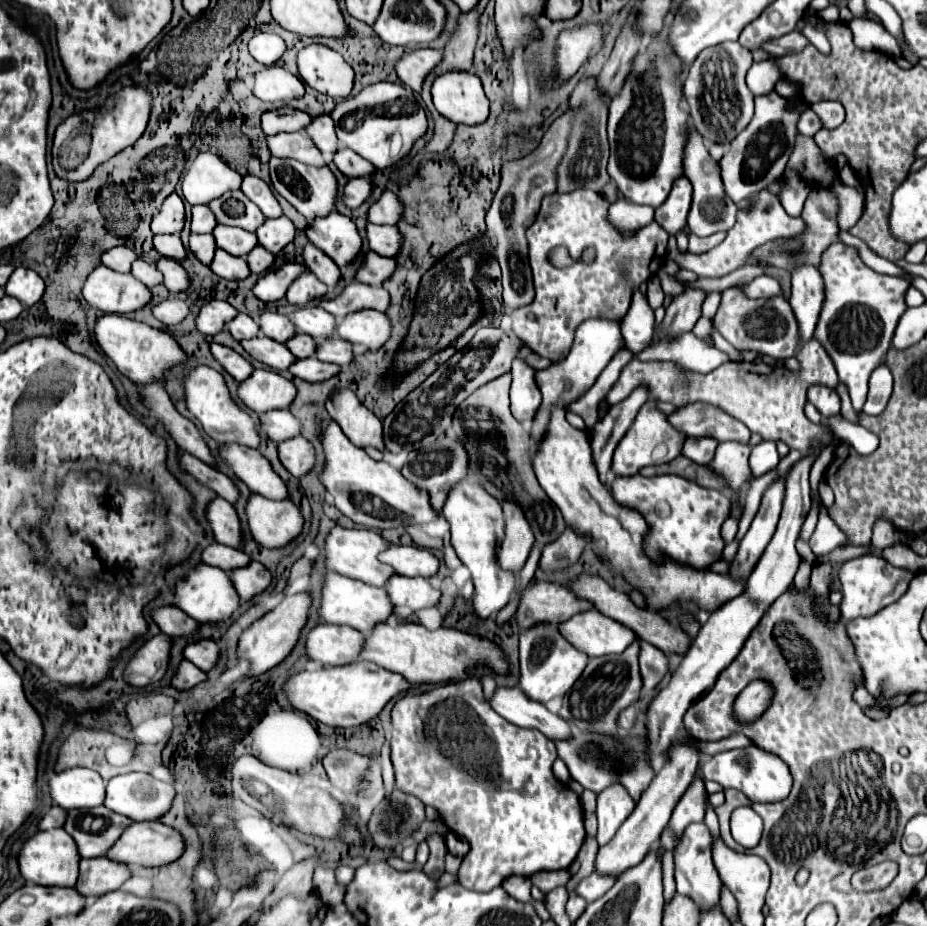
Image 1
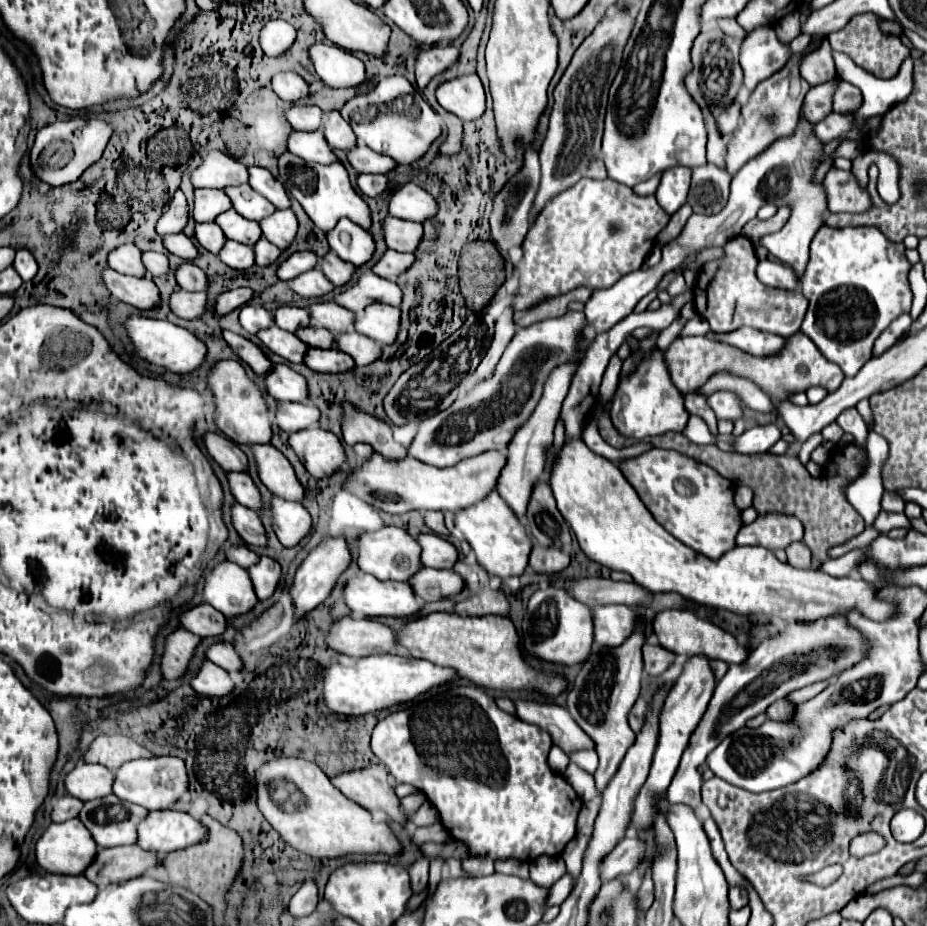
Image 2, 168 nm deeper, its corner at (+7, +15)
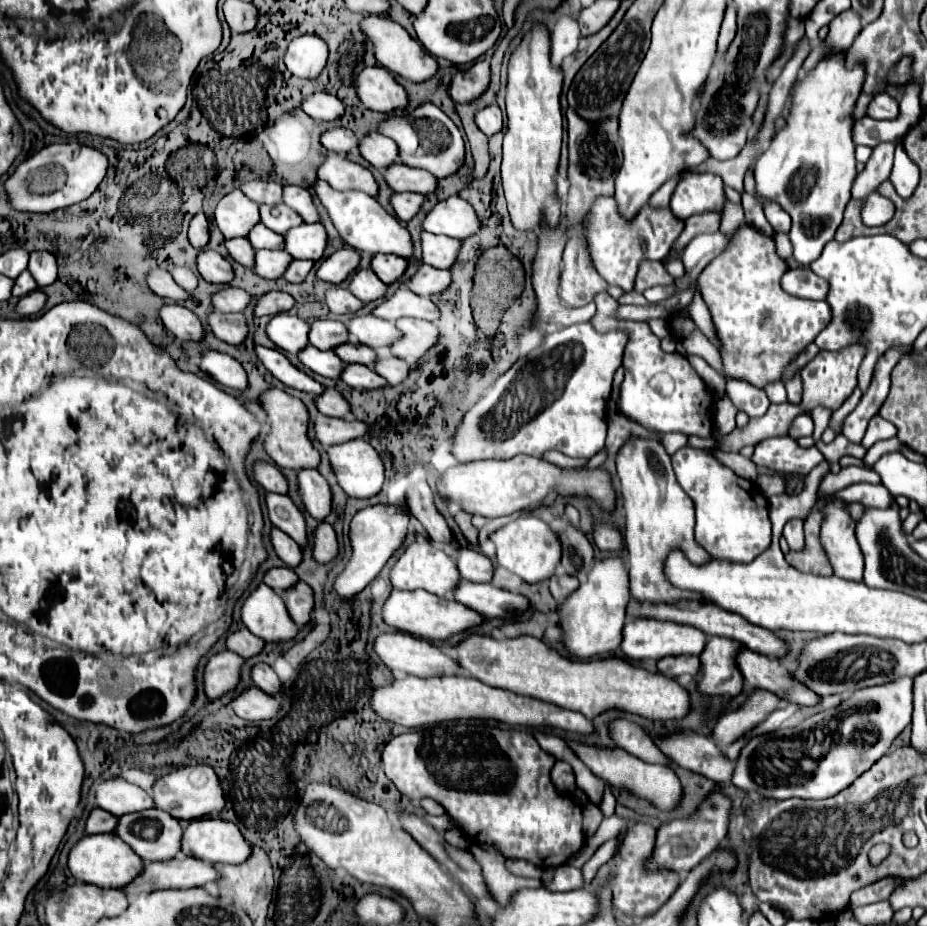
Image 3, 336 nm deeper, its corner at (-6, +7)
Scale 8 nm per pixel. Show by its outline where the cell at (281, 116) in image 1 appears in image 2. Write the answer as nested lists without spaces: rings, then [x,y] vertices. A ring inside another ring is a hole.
[[[292,105],[286,111],[286,119],[296,131],[316,131],[322,127],[322,111],[314,105]]]

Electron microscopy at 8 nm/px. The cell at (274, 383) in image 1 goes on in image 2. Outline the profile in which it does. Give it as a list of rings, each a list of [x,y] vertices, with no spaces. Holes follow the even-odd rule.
[[[274,365],[274,371],[266,375],[266,387],[278,401],[306,401],[306,379],[288,365]]]

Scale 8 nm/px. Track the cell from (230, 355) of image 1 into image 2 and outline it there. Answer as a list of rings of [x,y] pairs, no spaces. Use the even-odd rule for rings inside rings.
[[[224,331],[224,339],[240,355],[240,359],[246,361],[254,369],[254,373],[264,375],[264,373],[270,373],[270,369],[274,367],[272,361],[264,355],[264,351],[250,339],[244,339],[242,335],[236,335],[232,331]]]

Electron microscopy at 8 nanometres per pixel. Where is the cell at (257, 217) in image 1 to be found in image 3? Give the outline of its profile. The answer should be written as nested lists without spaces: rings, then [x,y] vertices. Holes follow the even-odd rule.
[[[283,203],[259,205],[259,213],[261,213],[261,223],[279,235],[283,235],[283,233],[287,233],[287,229],[303,223],[303,219]]]

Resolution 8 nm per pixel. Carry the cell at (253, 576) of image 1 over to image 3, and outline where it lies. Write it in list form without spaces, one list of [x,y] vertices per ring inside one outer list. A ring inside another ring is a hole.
[[[297,581],[293,587],[283,591],[283,601],[287,607],[287,613],[297,625],[305,625],[313,615],[313,591],[307,583]]]

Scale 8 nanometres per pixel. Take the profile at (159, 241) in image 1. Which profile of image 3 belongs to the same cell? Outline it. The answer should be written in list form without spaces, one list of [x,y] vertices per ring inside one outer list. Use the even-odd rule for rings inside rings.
[[[209,249],[199,251],[197,269],[205,281],[215,283],[215,285],[227,285],[233,277],[229,261],[221,257],[217,251],[209,251]]]

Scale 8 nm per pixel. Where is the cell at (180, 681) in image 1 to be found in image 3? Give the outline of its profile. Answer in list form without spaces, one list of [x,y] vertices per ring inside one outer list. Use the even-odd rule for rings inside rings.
[[[255,685],[235,691],[235,695],[229,699],[229,707],[247,721],[259,721],[259,719],[271,719],[279,711],[279,703],[273,699],[273,695],[257,689]]]

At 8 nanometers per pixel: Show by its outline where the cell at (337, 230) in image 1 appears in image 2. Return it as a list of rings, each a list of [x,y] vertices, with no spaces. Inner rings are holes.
[[[340,219],[338,225],[326,233],[332,251],[336,251],[344,261],[362,267],[374,255],[374,239],[360,225],[354,225],[348,219]]]

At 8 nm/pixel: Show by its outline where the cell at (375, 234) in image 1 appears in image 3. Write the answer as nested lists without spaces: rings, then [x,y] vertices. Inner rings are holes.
[[[421,231],[421,247],[423,247],[423,263],[429,263],[437,269],[449,269],[457,257],[459,239]]]

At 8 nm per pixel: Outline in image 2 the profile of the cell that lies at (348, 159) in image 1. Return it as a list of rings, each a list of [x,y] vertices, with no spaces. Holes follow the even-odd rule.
[[[358,145],[352,151],[348,151],[348,161],[358,173],[382,173],[388,175],[398,167],[398,163],[392,157],[386,157],[382,153],[372,151],[366,145]]]

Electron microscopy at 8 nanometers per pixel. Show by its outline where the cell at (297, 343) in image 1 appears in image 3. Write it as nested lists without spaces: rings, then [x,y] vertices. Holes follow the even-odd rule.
[[[341,343],[333,349],[333,353],[343,361],[343,363],[363,363],[363,365],[373,365],[375,361],[375,351],[367,349],[359,343]]]

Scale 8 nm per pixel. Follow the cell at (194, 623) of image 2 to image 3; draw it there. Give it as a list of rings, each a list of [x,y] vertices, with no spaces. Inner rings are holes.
[[[241,627],[241,629],[233,631],[233,633],[229,633],[227,639],[225,639],[225,647],[229,651],[241,655],[243,659],[257,655],[263,649],[263,645],[265,645],[265,641],[255,637],[251,631],[247,631],[247,627]]]

